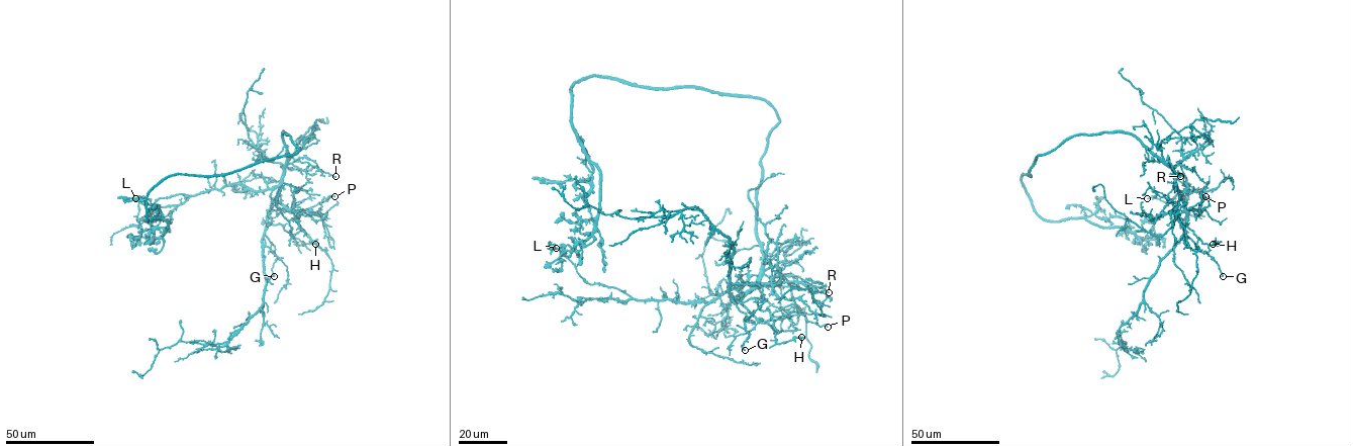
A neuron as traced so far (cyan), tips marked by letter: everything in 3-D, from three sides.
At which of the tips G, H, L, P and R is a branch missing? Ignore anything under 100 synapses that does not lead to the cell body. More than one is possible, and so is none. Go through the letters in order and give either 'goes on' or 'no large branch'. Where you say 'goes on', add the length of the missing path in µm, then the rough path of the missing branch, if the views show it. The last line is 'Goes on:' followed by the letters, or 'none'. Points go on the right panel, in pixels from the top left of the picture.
G: no large branch
H: no large branch
L: no large branch
P: no large branch
R: no large branch
Goes on: none

